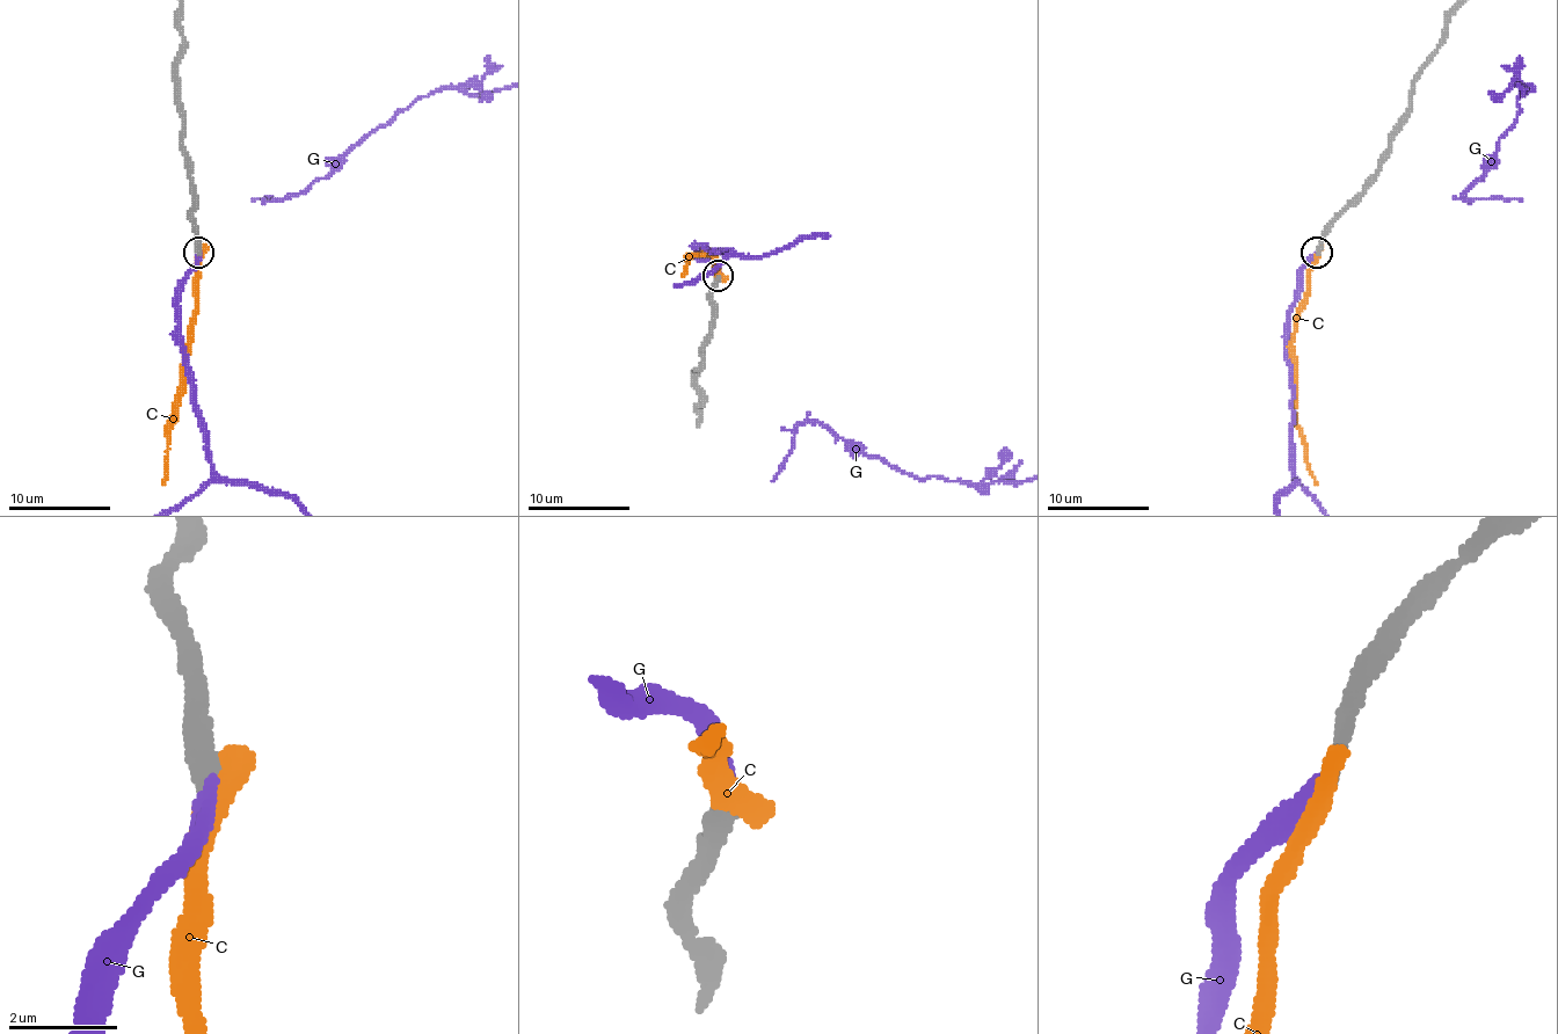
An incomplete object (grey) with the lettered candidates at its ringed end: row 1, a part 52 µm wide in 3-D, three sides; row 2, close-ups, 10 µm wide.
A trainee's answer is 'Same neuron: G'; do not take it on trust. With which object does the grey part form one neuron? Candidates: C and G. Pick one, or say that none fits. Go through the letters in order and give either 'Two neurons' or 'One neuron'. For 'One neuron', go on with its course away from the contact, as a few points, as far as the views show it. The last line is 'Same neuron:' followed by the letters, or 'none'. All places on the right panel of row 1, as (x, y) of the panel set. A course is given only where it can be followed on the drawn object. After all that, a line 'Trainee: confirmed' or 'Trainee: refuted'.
C: Two neurons
G: One neuron
Same neuron: G
Trainee: confirmed

